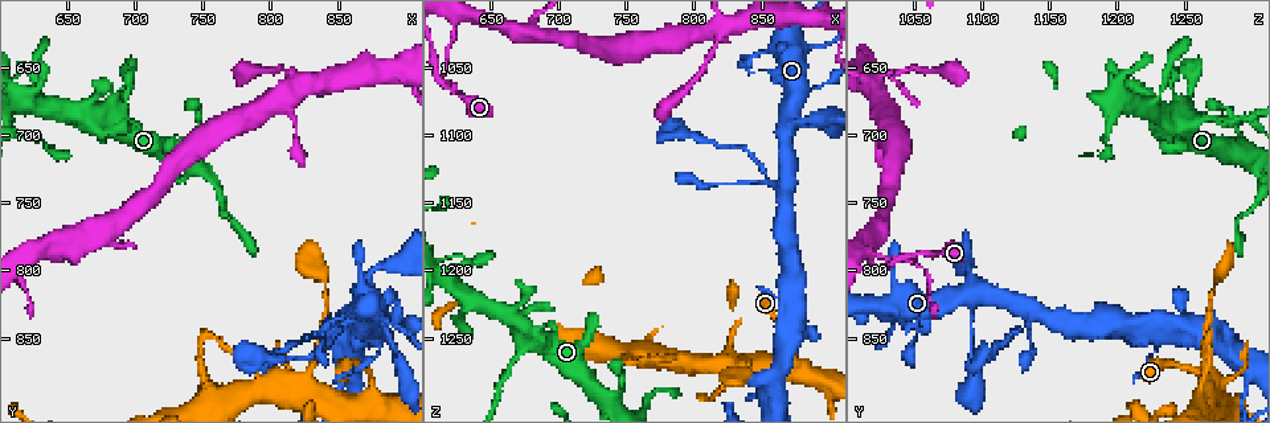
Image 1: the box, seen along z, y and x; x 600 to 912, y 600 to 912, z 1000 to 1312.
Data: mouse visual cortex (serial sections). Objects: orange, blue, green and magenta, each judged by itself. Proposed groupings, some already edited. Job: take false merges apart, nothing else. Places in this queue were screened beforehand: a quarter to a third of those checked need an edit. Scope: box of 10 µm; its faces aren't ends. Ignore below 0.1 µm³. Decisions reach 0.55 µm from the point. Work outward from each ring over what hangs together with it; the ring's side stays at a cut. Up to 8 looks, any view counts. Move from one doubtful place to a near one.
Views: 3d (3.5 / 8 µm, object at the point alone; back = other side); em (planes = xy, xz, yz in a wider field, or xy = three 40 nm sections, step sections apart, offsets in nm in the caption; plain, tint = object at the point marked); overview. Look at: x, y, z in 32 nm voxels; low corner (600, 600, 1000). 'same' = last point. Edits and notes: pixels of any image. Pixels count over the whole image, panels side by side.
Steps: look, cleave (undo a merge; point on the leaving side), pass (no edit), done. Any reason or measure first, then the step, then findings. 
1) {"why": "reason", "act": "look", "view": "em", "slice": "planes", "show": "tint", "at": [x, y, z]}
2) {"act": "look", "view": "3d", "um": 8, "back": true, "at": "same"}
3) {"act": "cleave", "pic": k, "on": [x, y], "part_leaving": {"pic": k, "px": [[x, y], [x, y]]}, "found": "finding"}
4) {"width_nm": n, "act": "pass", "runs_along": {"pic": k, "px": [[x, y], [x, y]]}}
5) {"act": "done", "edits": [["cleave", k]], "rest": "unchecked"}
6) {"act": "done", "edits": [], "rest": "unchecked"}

{"why": "sudden change in width", "act": "look", "view": "3d", "um": 3.5, "at": [832, 870, 1264]}

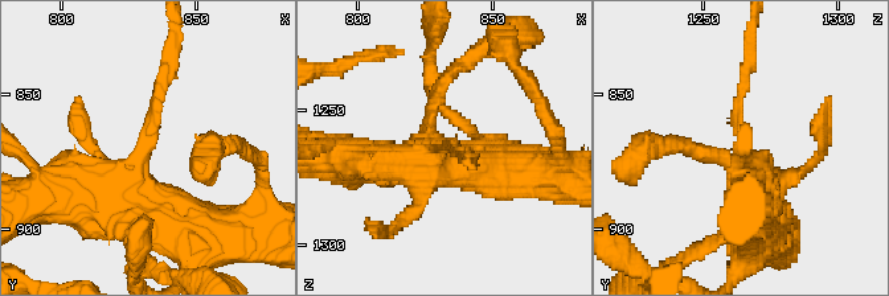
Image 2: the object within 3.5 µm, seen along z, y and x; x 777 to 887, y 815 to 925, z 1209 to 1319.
{"why": "need the tissue", "act": "look", "view": "em", "slice": "xy", "step": 5, "show": "tint", "at": [832, 868, 1264]}

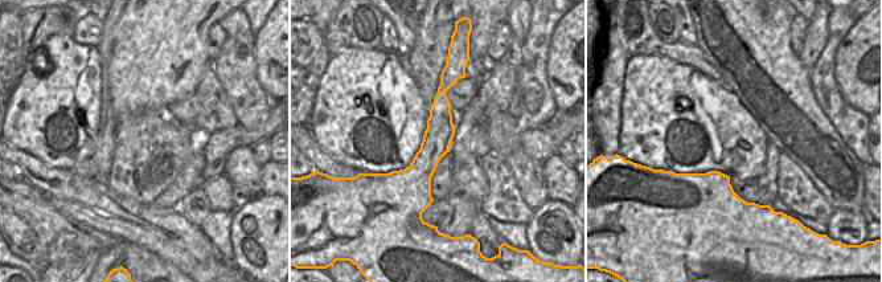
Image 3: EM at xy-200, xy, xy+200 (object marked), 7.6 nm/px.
{"arm_widths_nm": [150, 500], "act": "pass", "runs_along": {"pic": 2, "px": [[139, 210], [123, 202], [167, 60]]}, "found": "continuous, no second cell"}

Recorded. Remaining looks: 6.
{"why": "thick turns thin", "act": "look", "view": "3d", "um": 3.5, "at": [664, 688, 1268]}

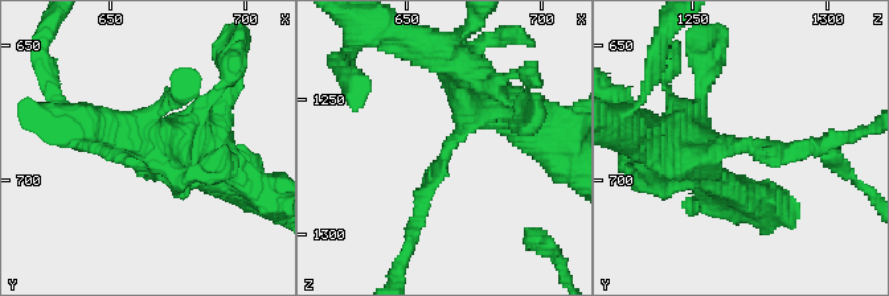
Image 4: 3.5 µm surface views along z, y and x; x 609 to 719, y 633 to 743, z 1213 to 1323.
{"arm_widths_nm": [200, 350], "why": "now the EM", "act": "look", "view": "em", "slice": "xy", "step": 1, "show": "tint", "at": [665, 687, 1269]}

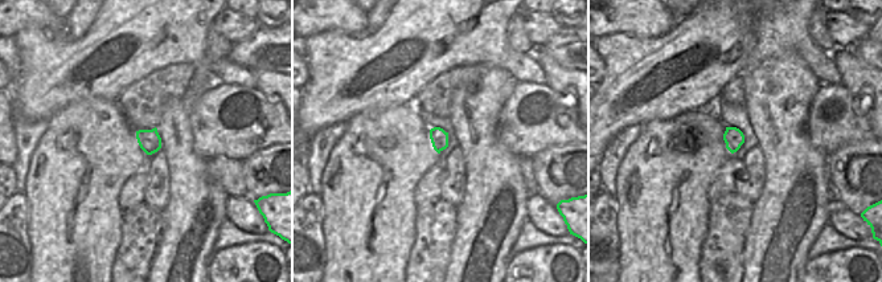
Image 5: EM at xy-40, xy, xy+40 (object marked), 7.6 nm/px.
{"act": "cleave", "pic": 4, "on": [778, 160], "part_leaving": {"pic": 4, "px": [[741, 143], [774, 151], [852, 135]]}, "found": "two cells meet here"}

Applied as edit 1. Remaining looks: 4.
{"why": "thin arm on a thick one", "act": "look", "view": "3d", "um": 8, "at": [868, 830, 1140]}

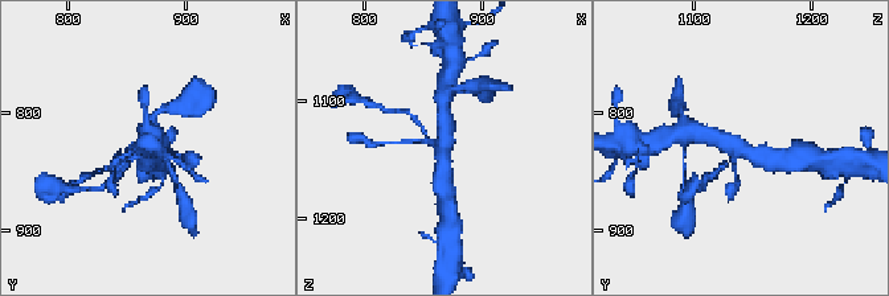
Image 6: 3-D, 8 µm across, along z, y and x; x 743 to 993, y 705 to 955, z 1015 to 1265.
{"act": "look", "view": "3d", "um": 3.5, "at": "same"}

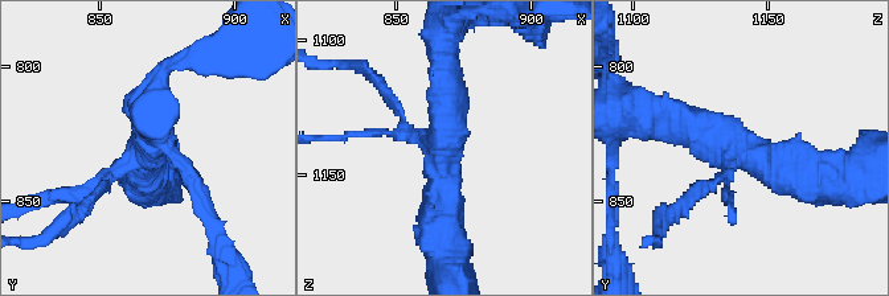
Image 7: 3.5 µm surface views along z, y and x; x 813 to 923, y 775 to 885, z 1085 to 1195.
{"act": "look", "view": "em", "slice": "xy", "step": 2, "show": "tint", "at": [868, 828, 1139]}

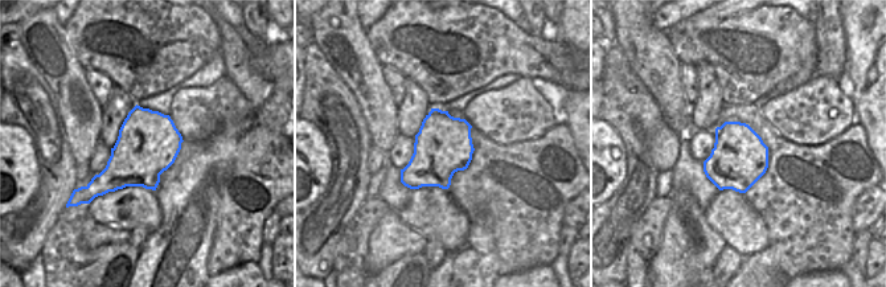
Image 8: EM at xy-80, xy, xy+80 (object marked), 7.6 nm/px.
{"act": "pass", "runs_along": {"pic": 7, "px": [[658, 111], [814, 181]]}, "found": "one cell here"}

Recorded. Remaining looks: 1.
{"act": "done", "edits": [["cleave", 4]], "rest": "unchecked"}

